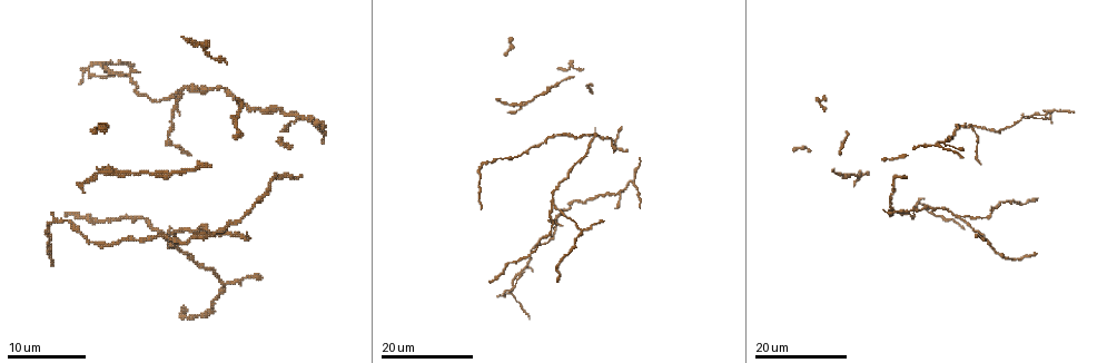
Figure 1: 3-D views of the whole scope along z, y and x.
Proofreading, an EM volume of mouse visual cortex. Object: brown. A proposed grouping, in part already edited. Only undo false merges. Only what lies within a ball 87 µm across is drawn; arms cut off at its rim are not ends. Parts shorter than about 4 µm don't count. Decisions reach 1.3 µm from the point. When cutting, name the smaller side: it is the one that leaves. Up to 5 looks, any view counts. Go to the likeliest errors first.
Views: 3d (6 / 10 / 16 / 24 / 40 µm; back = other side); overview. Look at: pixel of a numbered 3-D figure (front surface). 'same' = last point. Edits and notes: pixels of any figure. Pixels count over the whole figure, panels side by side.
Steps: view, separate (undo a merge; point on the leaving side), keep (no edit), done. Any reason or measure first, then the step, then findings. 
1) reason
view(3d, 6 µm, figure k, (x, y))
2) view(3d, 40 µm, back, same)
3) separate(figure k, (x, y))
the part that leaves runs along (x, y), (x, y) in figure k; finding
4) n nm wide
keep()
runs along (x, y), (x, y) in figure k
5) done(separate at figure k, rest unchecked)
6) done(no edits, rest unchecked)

four or more arms meet
view(3d, 16 µm, figure 1, (509, 294))

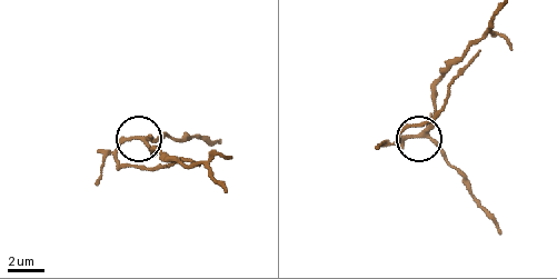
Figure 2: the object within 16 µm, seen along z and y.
closer look
view(3d, 10 µm, figure 2, (424, 136))

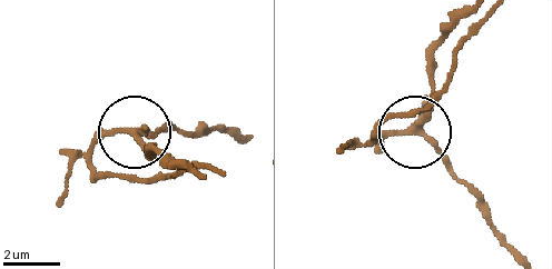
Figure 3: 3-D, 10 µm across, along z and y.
4 arms
separate(figure 3, (95, 136))
a second neuron is stuck on

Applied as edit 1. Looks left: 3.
thin arm on a thick one
view(3d, 16 µm, figure 1, (942, 142))

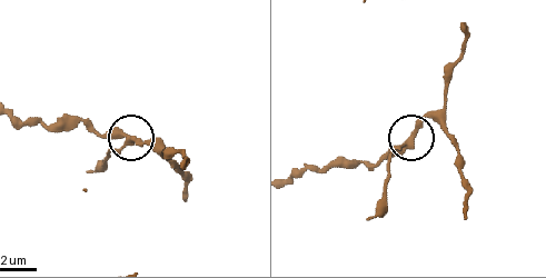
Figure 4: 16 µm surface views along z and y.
view(3d, 6 µm, figure 4, (410, 146))

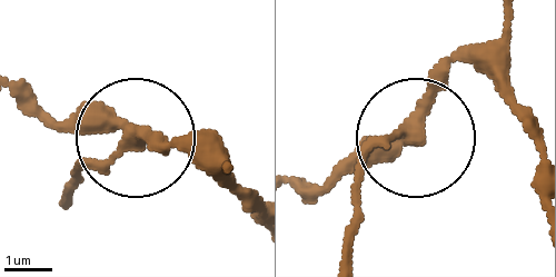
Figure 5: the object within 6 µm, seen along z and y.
keep()
all the same neuron

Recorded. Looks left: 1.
done(separate at figure 3, rest unchecked)

